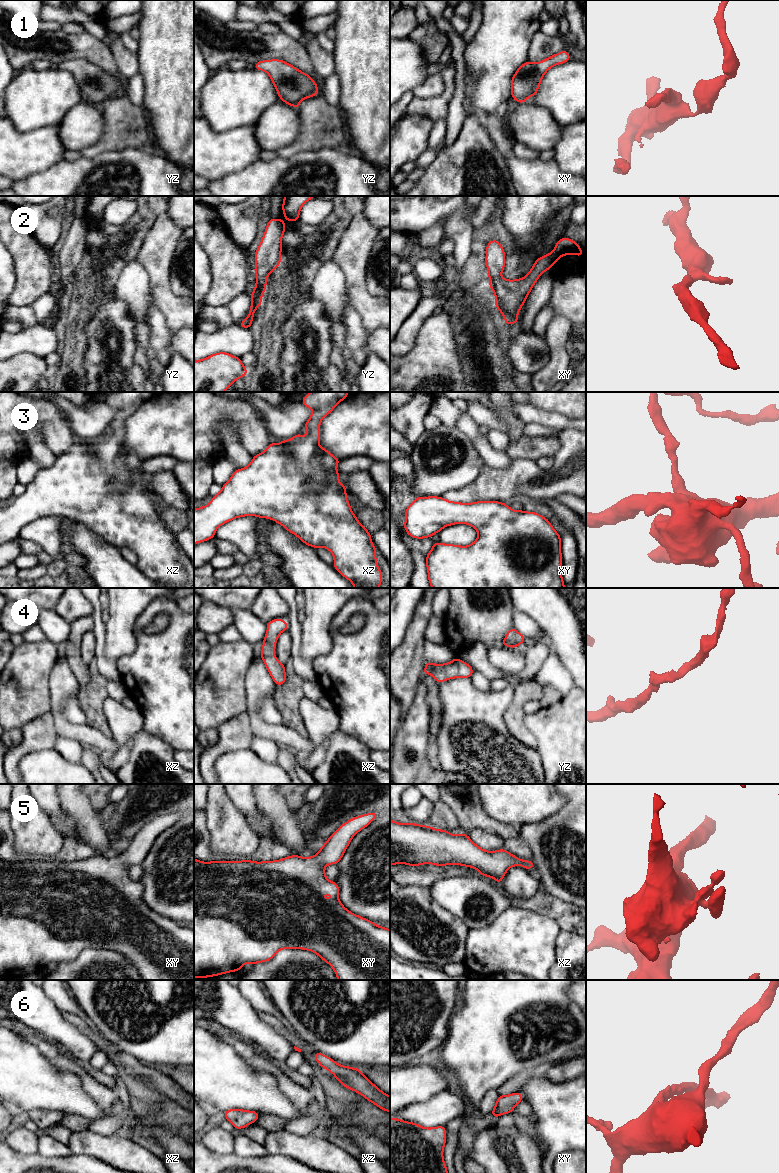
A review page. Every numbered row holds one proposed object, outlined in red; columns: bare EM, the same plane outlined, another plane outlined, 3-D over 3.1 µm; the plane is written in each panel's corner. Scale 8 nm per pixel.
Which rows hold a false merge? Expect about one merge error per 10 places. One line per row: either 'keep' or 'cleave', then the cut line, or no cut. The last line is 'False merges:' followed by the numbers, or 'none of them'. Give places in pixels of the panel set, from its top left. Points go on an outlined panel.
1: keep | no cut
2: keep | no cut
3: keep | no cut
4: keep | no cut
5: keep | no cut
6: keep | no cut
False merges: none of them

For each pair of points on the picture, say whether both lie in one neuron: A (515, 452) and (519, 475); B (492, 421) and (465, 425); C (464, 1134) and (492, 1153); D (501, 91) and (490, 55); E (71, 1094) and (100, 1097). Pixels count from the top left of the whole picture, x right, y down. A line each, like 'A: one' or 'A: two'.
A: two
B: two
C: two
D: one
E: two

